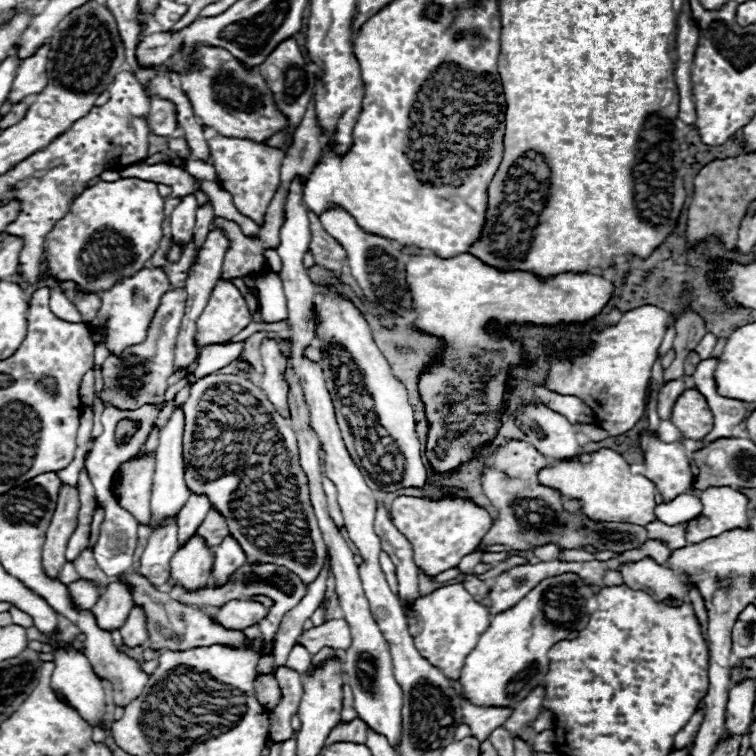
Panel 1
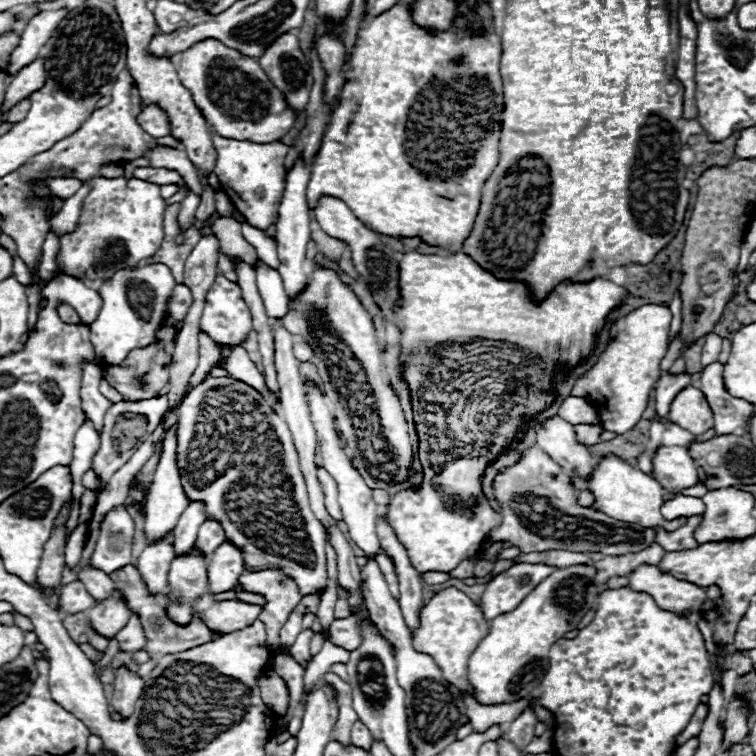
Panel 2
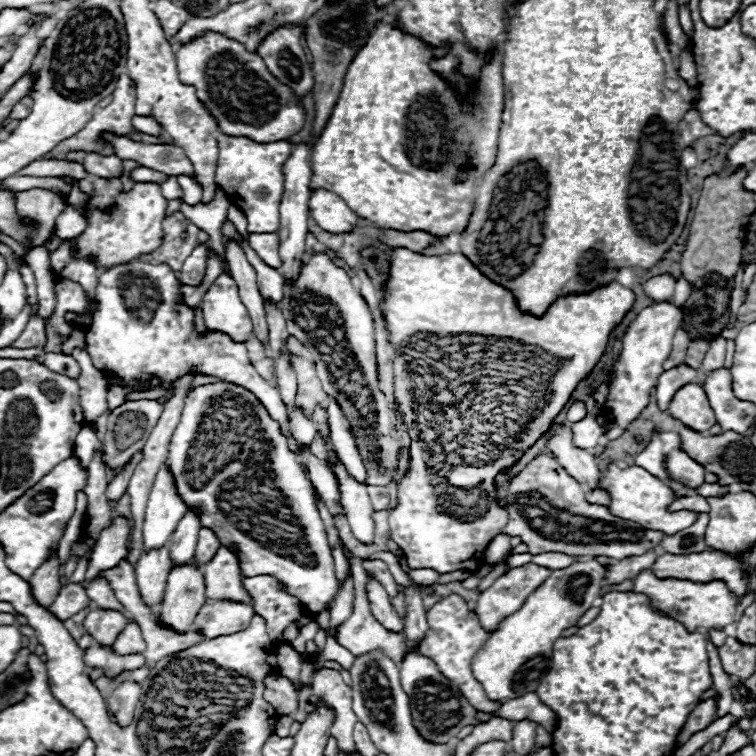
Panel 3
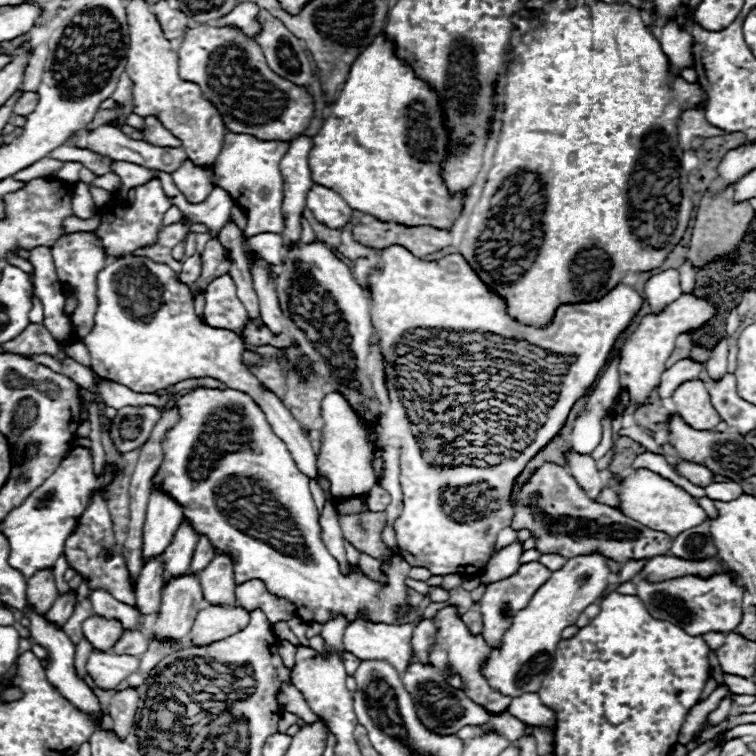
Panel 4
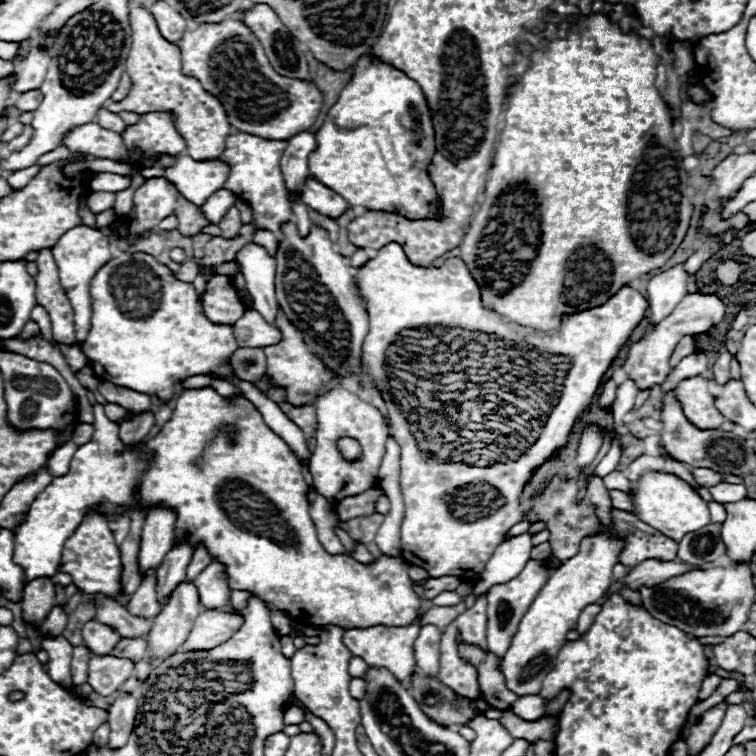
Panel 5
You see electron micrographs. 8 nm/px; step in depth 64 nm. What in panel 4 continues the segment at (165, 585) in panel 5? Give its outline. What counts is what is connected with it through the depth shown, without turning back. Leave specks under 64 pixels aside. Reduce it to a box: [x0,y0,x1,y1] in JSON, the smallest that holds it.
[164,520,198,582]

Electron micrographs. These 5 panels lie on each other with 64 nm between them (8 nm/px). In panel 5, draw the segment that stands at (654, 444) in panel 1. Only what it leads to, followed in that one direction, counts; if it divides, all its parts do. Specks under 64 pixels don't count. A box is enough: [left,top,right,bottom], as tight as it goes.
[690,468,722,488]

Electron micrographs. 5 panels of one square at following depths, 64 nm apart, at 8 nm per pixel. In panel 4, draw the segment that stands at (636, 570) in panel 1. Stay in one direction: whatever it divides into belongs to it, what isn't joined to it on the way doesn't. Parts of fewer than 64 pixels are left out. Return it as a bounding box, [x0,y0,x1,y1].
[636,574,744,636]

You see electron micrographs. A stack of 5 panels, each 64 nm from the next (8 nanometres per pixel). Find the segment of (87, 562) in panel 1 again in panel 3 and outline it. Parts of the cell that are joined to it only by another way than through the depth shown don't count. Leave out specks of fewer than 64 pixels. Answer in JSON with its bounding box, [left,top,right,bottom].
[86,576,126,612]

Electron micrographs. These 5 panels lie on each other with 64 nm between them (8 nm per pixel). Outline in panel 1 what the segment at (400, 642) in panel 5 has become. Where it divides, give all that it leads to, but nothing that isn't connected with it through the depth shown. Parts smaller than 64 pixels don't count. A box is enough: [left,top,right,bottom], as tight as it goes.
[296,620,352,656]

